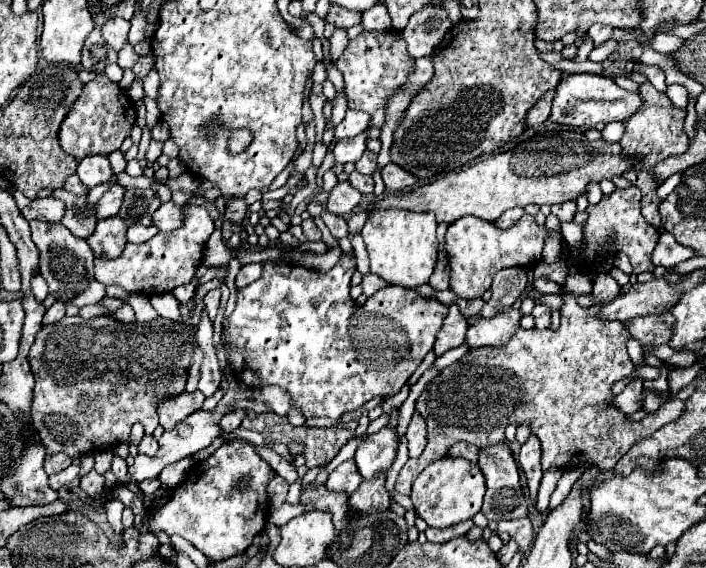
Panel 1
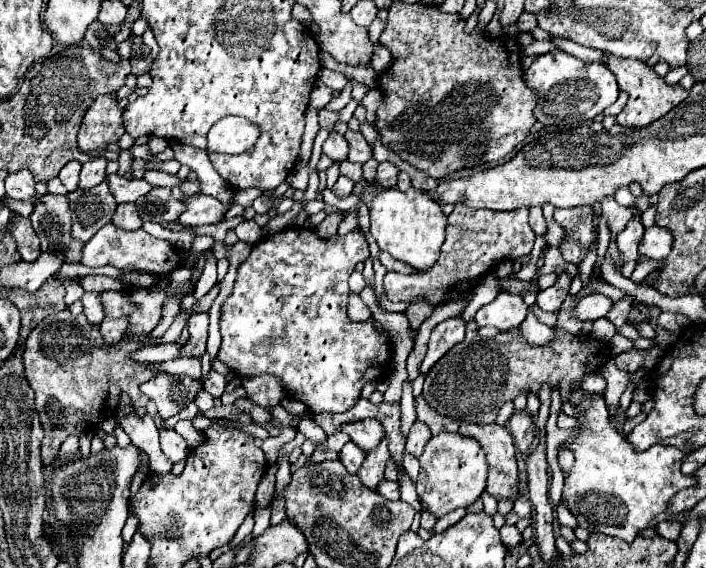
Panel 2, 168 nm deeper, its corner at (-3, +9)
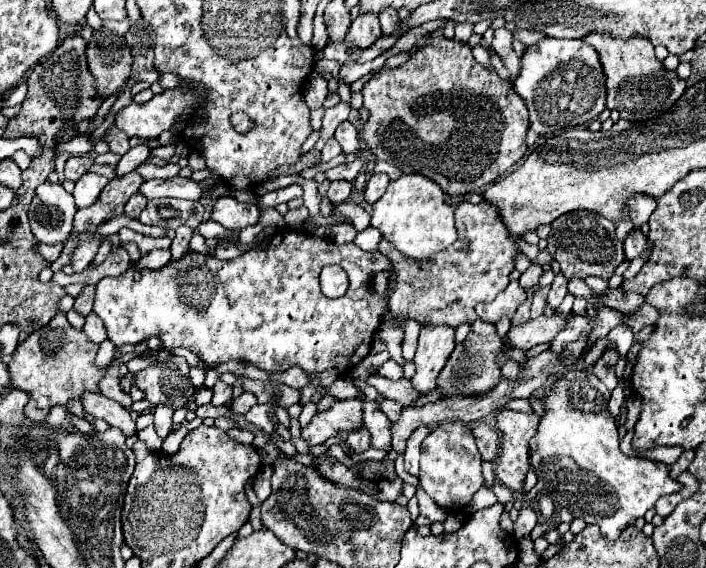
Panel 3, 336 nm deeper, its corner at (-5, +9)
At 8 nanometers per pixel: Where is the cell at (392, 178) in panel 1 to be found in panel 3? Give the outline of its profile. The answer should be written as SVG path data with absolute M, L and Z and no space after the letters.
M373 174L363 190L363 196L369 204L375 204L383 194L385 194L385 188L389 184L389 176L387 174Z

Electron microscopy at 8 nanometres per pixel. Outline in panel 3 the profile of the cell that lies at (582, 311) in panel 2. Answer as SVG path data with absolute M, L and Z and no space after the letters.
M553 314L553 316L539 316L537 320L529 320L521 326L513 326L507 334L505 334L505 342L511 348L521 348L523 352L527 352L529 348L543 344L543 342L551 342L557 332L561 330L561 326L565 324L567 316L565 314Z

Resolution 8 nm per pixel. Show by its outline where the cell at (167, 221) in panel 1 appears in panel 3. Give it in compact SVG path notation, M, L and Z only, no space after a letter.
M223 196L217 200L211 218L229 230L243 230L259 222L259 208L255 204L241 204L231 196Z

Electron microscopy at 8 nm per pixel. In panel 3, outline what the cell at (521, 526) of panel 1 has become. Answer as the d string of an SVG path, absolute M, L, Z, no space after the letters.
M499 410L495 428L501 432L501 446L499 456L495 460L495 478L511 488L513 492L521 494L525 474L529 472L529 440L535 436L539 424L539 416L513 412L513 410Z

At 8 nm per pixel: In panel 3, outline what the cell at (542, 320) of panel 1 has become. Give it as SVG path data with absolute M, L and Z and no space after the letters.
M557 272L555 274L555 280L553 280L553 284L551 284L551 290L549 290L549 306L551 308L557 308L559 304L561 304L561 300L567 296L567 278L561 274L561 272Z

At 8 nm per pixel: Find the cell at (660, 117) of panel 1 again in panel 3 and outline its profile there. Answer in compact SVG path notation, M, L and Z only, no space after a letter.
M591 32L583 40L591 44L599 54L607 84L607 108L617 110L621 118L635 122L655 118L667 112L667 108L671 108L671 104L675 104L685 92L685 80L679 80L677 72L669 72L663 62L655 58L653 44L643 40L643 36L623 40L613 38L607 32Z

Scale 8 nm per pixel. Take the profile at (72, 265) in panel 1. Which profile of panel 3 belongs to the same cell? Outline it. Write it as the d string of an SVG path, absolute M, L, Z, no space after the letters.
M45 182L37 188L29 204L29 224L39 242L63 242L73 228L75 212L73 196L61 184Z

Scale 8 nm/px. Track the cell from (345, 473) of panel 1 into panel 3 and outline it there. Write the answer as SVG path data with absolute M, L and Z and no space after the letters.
M365 426L363 428L357 428L355 432L351 432L349 436L347 436L347 442L349 442L349 446L357 452L357 454L361 454L361 452L365 452L371 444L369 444L369 440L371 440L371 434L367 434L367 430L365 430Z

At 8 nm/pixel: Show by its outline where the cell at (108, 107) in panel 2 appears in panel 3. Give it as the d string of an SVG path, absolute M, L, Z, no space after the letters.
M111 126L107 130L107 136L105 138L107 138L107 144L109 144L109 148L111 148L113 154L123 156L129 150L129 136L123 134L117 126Z

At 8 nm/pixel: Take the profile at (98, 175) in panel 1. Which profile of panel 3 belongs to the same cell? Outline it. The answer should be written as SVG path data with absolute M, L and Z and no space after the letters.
M83 174L77 184L75 184L75 192L73 192L73 198L75 198L75 204L77 208L87 208L91 204L95 204L95 200L99 198L99 192L105 188L109 180L105 176L99 176L99 174Z

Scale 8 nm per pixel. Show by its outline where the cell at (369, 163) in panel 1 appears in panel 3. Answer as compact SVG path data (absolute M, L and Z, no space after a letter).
M343 122L343 124L337 126L335 140L341 144L345 154L351 154L351 152L359 150L359 132L355 130L355 126L351 122Z

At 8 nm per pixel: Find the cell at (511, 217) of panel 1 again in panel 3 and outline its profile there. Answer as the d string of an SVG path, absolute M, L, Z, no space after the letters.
M463 202L455 210L455 228L457 228L457 240L443 252L431 256L431 260L411 260L401 252L395 252L395 248L391 248L391 244L385 238L381 238L377 250L385 254L395 268L395 284L389 298L389 310L393 318L397 318L397 322L405 322L409 318L417 320L421 326L447 324L451 328L457 328L459 324L473 324L477 320L475 306L479 302L491 302L499 292L503 292L503 288L507 288L509 274L515 268L517 246L513 242L511 232L503 226L497 210L489 202L481 204Z

